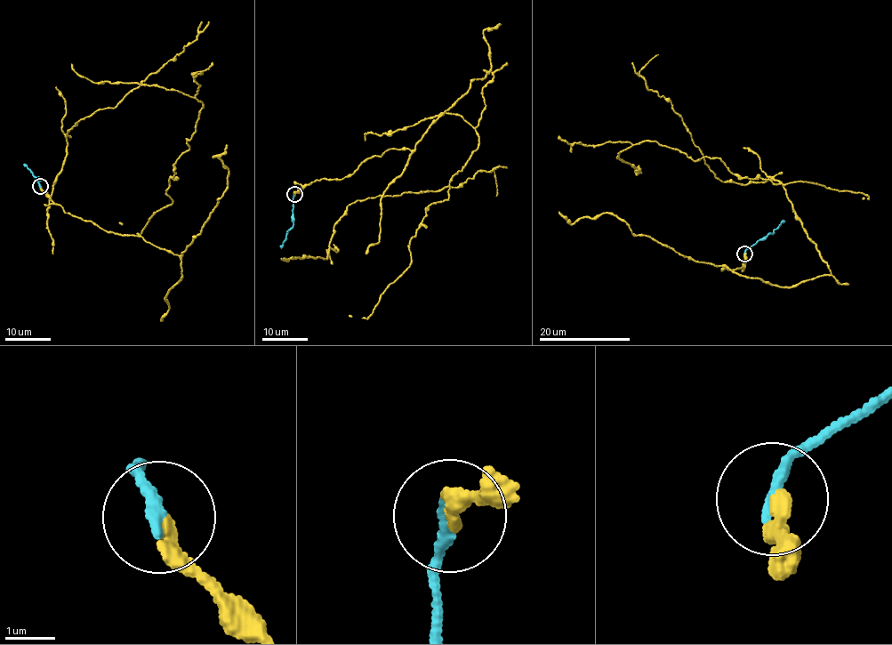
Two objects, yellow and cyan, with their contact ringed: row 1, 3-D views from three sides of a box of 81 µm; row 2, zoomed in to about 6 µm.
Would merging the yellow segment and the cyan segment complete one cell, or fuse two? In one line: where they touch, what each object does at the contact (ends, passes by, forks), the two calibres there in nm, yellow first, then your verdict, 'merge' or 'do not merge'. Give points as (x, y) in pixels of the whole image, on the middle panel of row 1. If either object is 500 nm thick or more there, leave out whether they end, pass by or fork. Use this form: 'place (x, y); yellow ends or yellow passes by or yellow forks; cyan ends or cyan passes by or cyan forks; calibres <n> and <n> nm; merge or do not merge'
place (294, 194); yellow ends; cyan ends; calibres 280 and 260 nm; merge

